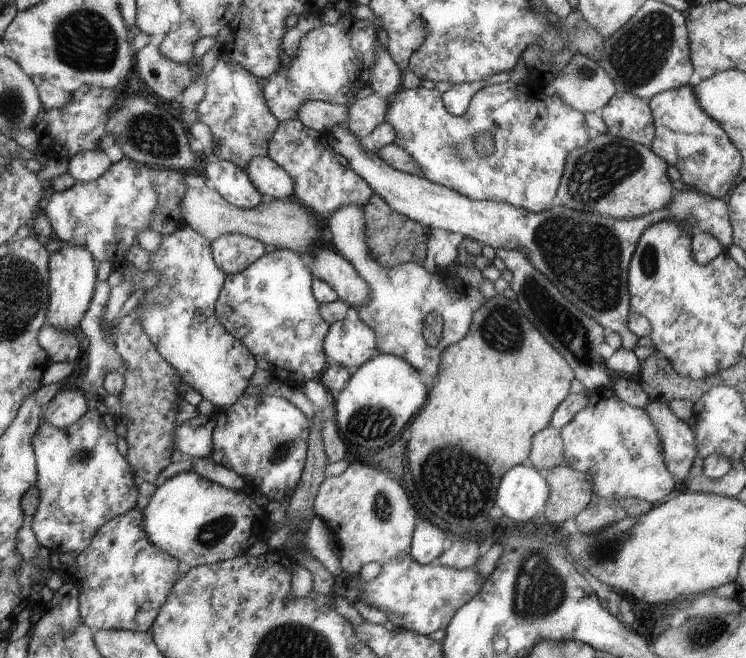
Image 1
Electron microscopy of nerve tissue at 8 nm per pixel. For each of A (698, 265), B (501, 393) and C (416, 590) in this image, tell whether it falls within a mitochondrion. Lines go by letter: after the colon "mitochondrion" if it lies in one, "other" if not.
A: other
B: other
C: other

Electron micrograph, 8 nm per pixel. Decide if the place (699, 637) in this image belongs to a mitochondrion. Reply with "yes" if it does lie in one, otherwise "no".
yes

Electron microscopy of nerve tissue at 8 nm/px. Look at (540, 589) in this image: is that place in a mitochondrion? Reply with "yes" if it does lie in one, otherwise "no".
yes

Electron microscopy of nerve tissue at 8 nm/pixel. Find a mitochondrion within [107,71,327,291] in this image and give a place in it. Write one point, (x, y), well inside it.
(153, 136)

